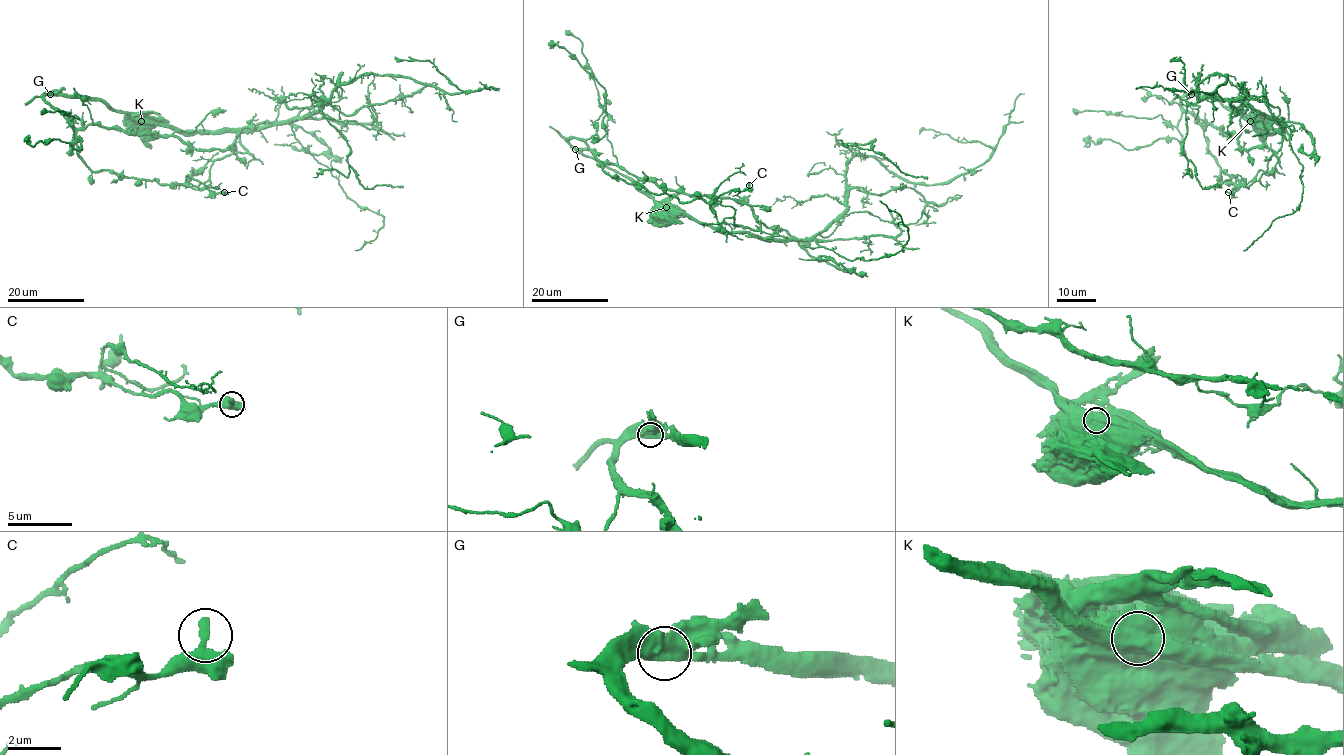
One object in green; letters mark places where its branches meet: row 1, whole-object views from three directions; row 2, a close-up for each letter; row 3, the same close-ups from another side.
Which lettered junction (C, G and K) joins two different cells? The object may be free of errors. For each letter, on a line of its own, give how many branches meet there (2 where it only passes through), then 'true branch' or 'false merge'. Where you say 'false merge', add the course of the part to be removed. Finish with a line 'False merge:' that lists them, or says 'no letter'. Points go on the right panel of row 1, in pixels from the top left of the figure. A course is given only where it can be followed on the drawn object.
C: 1 | true branch
G: 2 | true branch
K: 1 | false merge | (1250, 121), (1266, 148)
False merge: K

